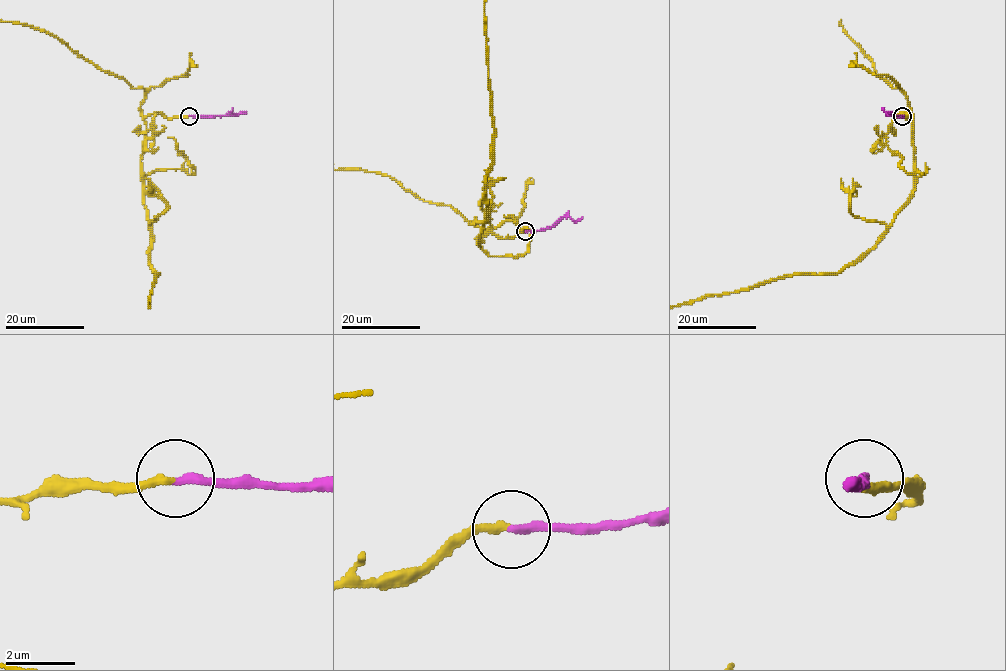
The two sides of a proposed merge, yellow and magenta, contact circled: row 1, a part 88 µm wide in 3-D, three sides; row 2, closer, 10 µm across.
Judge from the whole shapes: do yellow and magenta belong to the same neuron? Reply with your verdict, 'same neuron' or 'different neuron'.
same neuron

